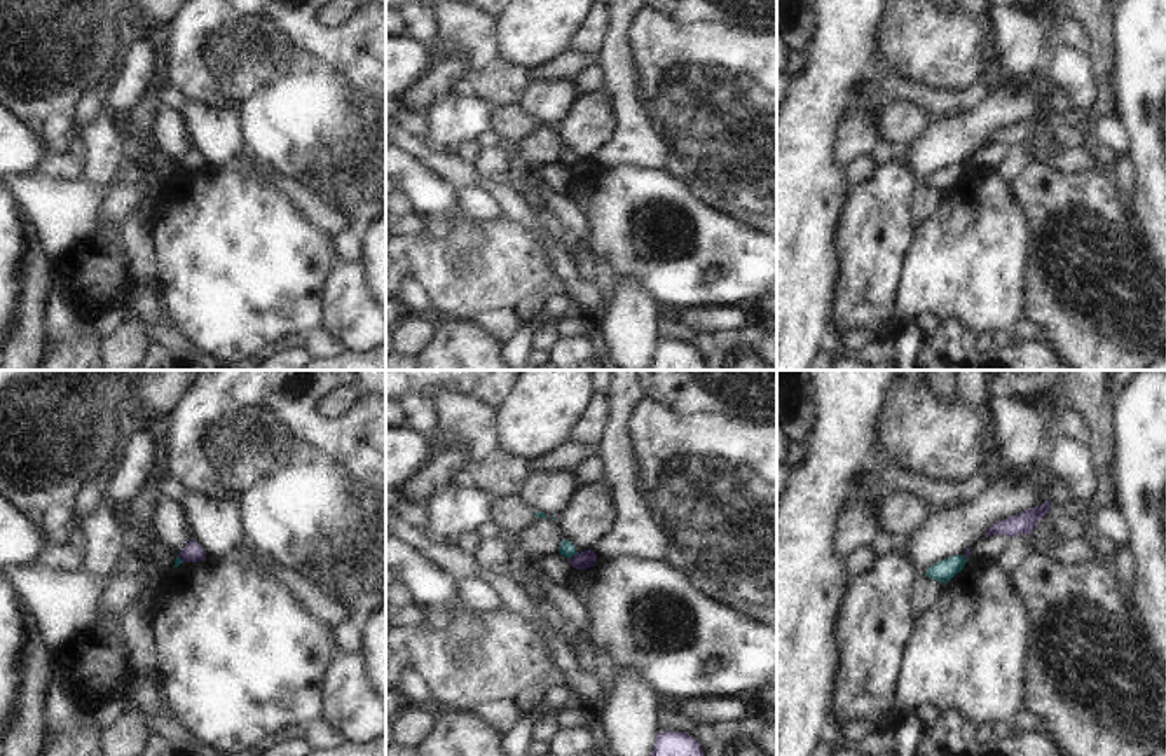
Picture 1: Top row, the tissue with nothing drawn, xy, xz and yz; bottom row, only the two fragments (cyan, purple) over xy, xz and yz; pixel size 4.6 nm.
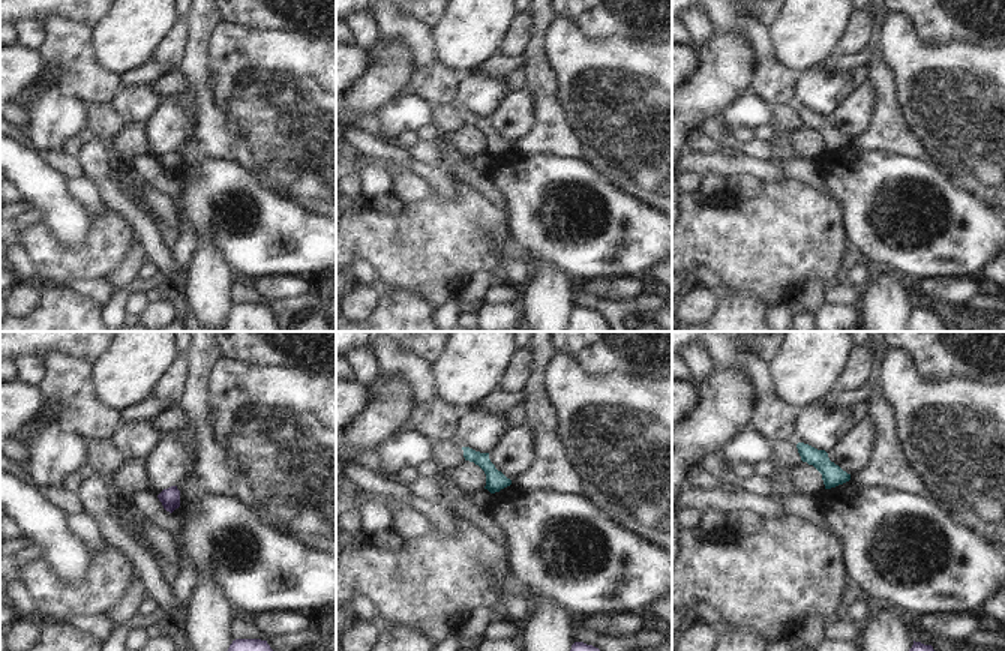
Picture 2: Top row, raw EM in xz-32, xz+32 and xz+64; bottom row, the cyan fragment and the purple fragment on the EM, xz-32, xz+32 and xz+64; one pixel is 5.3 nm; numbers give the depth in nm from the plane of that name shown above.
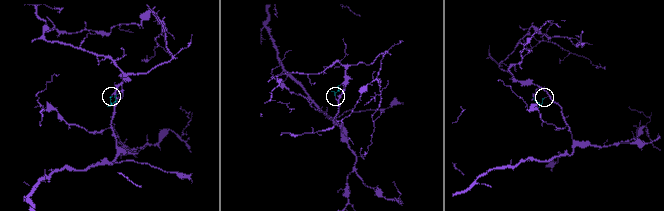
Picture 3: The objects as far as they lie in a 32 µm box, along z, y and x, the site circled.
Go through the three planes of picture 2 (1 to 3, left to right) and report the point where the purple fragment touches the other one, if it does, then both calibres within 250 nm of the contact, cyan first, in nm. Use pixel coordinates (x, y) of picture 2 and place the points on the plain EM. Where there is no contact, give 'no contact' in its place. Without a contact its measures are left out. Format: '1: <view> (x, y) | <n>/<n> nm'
1: no contact
2: no contact
3: no contact

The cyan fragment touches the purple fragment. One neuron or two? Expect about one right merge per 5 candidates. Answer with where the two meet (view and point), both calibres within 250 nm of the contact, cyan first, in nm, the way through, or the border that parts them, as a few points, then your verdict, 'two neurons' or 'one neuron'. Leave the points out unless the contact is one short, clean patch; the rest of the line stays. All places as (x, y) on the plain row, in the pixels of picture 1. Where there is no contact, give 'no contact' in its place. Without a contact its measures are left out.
xz (573, 163) | 70/80 nm | along xz (576, 161), (569, 168) | two neurons

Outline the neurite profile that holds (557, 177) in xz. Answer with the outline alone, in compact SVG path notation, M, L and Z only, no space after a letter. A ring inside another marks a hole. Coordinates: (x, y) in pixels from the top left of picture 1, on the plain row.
M550 162L539 169L534 169L534 176L546 183L557 196L562 196L578 206L583 203L583 197L574 192L573 175L567 166L557 162Z

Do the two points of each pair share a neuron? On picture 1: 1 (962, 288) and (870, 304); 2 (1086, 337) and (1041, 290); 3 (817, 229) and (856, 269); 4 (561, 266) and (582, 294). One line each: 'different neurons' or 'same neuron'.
1: different neurons
2: same neuron
3: different neurons
4: same neuron

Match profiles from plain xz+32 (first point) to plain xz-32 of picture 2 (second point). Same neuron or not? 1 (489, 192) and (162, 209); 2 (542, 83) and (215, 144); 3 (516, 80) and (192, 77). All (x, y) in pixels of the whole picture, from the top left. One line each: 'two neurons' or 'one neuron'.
1: one neuron
2: one neuron
3: two neurons

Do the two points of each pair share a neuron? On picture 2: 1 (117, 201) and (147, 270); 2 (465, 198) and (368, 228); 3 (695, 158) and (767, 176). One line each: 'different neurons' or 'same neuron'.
1: different neurons
2: same neuron
3: same neuron

